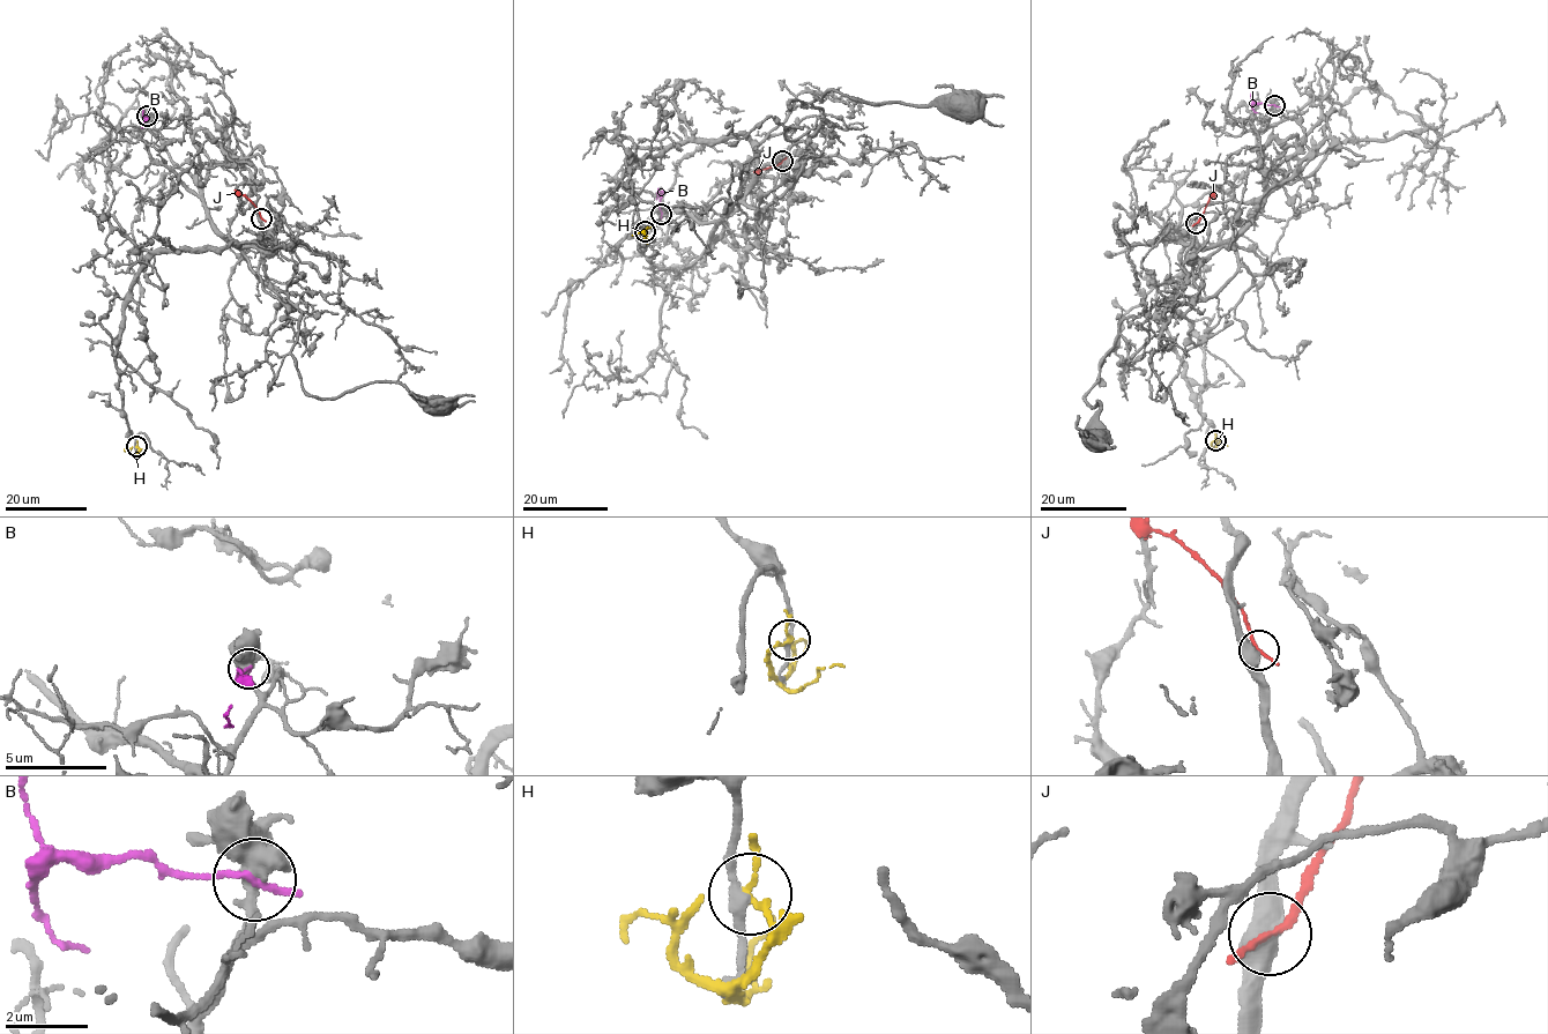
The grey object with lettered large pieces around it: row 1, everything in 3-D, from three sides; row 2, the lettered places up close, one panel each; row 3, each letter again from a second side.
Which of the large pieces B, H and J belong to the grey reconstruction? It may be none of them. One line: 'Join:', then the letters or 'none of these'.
Join: none of these

